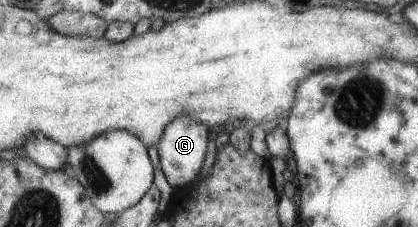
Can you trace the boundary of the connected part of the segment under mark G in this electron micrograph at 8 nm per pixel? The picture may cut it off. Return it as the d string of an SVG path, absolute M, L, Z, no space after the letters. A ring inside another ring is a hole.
M181 115L163 132L163 137L158 145L161 170L174 190L183 189L183 185L189 185L201 173L201 167L205 163L207 149L209 149L209 145L207 145L209 137L211 137L209 129L203 123L199 123L197 119L191 119L189 115Z

